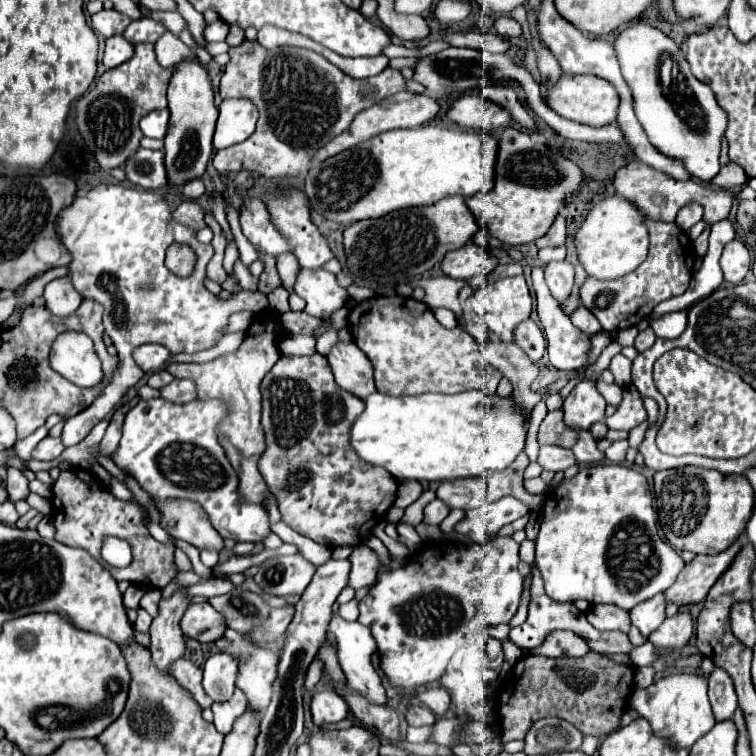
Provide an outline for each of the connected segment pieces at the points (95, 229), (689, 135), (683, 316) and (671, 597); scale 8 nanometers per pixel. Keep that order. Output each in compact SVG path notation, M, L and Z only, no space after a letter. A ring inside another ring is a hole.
M99 184L85 196L75 198L73 204L59 214L57 234L71 254L69 278L71 278L75 290L81 294L81 298L89 298L89 300L95 300L105 306L103 326L105 326L105 332L111 338L113 346L117 346L117 352L119 352L119 366L113 372L113 376L109 378L109 382L103 386L101 394L81 414L67 418L65 428L63 428L65 446L79 444L91 432L91 428L95 424L105 420L105 416L119 404L119 400L125 396L125 392L145 376L133 360L133 350L137 346L154 342L169 348L173 354L193 354L199 350L207 350L207 348L213 348L223 338L231 314L241 312L241 310L263 312L269 308L269 300L261 292L237 292L235 296L223 300L205 288L205 278L207 278L205 268L213 256L213 246L201 244L195 238L193 228L175 220L169 202L159 192L137 190L137 188L129 188L123 184ZM173 242L187 242L193 248L203 248L203 252L197 250L199 256L197 256L197 266L195 266L193 276L177 278L175 274L171 274L165 268L165 250Z
M637 20L629 24L623 32L617 34L613 42L617 60L623 70L623 78L629 82L635 98L635 114L641 122L645 134L649 136L649 142L657 146L663 154L683 160L685 168L691 172L693 178L711 180L719 172L719 146L723 138L723 130L727 126L725 112L717 106L717 100L709 86L699 82L685 66L679 46L663 34L659 28ZM663 52L669 52L671 56L679 58L681 74L679 84L669 86L669 98L663 90L661 78L659 78L659 56Z
M679 310L679 312L665 314L659 320L655 320L651 324L651 328L653 328L653 332L655 332L657 338L663 338L663 340L677 338L687 328L687 310Z
M735 542L729 550L721 554L695 556L689 564L685 564L677 582L669 590L665 590L665 604L675 604L677 608L701 604L707 598L709 588L721 576L721 572L729 568L739 548L741 548L741 542Z

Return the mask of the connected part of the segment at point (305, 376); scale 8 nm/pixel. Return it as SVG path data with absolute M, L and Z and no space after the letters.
M283 354L277 364L267 372L267 376L263 378L261 382L261 394L263 394L263 420L261 420L261 426L263 426L263 432L265 432L265 452L261 454L259 462L257 462L257 468L269 488L269 492L277 498L277 504L279 504L279 510L281 510L281 520L285 524L289 524L295 532L319 542L319 544L325 544L325 546L359 546L359 544L365 544L367 538L371 536L371 530L383 520L385 512L393 506L395 502L395 494L397 494L397 480L393 476L389 476L387 470L381 470L379 466L369 466L367 462L361 462L357 458L357 454L353 454L353 448L349 446L349 426L353 424L353 418L357 418L357 414L361 414L363 410L363 400L353 396L351 392L347 390L341 390L333 378L333 372L325 360L325 356L321 354L313 354L313 356L291 356L291 354Z

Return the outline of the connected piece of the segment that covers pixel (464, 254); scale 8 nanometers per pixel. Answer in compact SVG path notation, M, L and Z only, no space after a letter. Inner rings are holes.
M467 242L461 250L451 250L441 262L441 270L455 280L469 280L477 274L489 276L497 266L499 260L475 242Z

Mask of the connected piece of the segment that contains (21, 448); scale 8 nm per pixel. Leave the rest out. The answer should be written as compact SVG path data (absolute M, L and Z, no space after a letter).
M41 426L41 428L37 428L29 438L25 438L25 440L21 440L21 442L15 442L17 454L19 454L23 460L29 460L29 458L31 458L31 452L35 450L35 446L37 446L47 434L49 434L49 430L47 430L45 426Z

